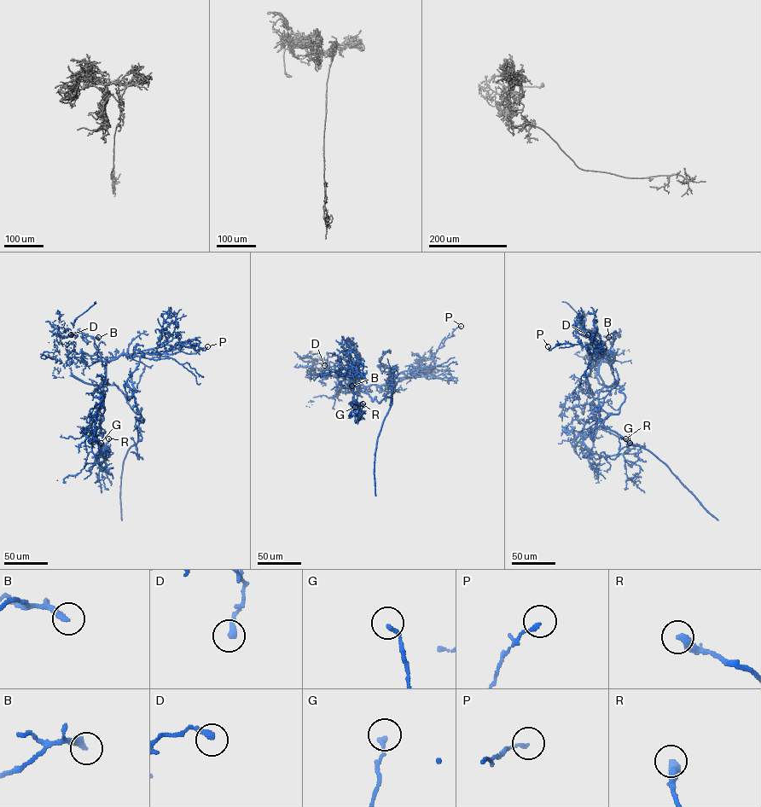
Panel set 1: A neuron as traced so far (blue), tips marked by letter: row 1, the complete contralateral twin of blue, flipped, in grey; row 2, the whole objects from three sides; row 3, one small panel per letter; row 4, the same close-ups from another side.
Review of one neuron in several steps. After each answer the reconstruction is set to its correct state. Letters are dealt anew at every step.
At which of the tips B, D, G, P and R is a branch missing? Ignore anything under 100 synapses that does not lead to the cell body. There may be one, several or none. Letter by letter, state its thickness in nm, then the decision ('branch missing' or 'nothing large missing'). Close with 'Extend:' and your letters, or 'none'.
B: 280 nm thick; nothing large missing
D: 300 nm thick; nothing large missing
G: 200 nm thick; nothing large missing
P: 150 nm thick; nothing large missing
R: 400 nm thick; nothing large missing
Extend: none

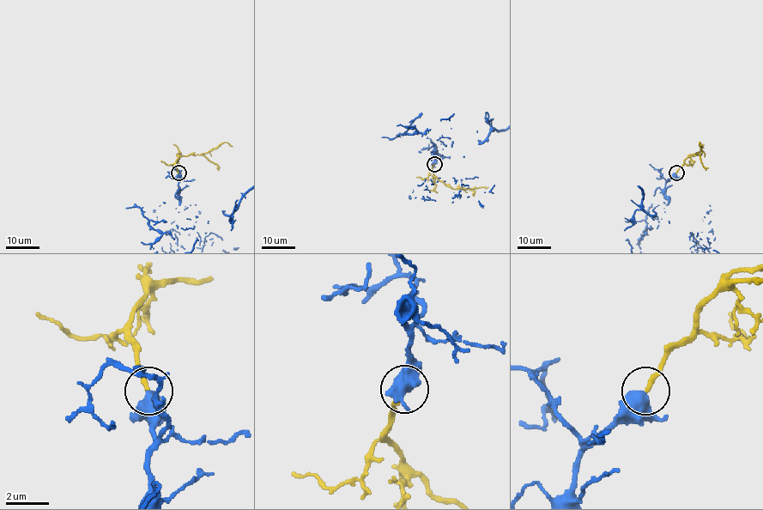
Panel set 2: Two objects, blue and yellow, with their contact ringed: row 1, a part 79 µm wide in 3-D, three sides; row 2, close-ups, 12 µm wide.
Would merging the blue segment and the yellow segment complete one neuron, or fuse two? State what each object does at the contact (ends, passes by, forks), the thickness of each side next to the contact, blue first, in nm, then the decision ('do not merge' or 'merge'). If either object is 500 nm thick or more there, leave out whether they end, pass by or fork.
calibres 700 and 220 nm; merge

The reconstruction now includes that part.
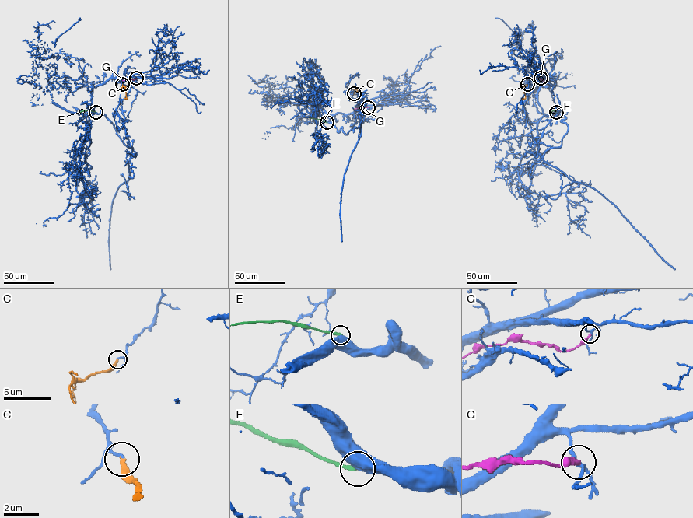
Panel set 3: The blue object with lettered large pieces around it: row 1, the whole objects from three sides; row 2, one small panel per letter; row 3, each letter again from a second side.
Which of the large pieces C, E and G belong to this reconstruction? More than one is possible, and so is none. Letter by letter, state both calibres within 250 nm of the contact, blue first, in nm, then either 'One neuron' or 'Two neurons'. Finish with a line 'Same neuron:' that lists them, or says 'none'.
C: Thickness 160 nm (blue) against 320 nm. Two neurons
E: Thickness 700 nm (blue) against 240 nm. Two neurons
G: Thickness 180 nm (blue) against 280 nm. Two neurons
Same neuron: none

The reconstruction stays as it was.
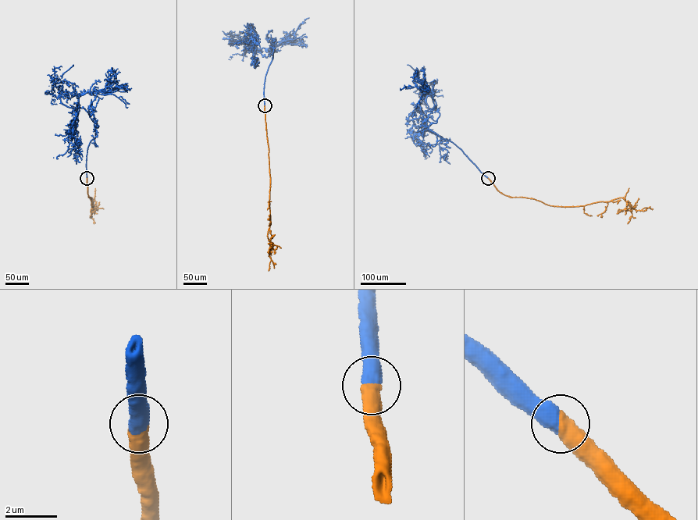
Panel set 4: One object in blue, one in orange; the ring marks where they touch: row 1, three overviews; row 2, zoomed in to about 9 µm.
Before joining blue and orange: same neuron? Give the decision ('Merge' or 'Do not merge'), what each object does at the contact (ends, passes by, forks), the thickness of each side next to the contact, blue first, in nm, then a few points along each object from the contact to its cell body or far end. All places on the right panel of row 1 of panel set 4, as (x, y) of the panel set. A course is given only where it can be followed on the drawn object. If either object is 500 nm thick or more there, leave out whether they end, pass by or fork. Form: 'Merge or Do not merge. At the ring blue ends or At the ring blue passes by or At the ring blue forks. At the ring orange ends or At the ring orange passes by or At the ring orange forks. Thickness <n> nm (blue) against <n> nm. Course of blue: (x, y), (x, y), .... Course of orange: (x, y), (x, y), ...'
Merge. Thickness 600 nm (blue) against 600 nm. Course of blue: (488, 178), (460, 149), (428, 128), (439, 114), (426, 102), (430, 92), (416, 87), (400, 88). Course of orange: (488, 178), (505, 195), (533, 198), (550, 205), (583, 205), (621, 197), (637, 210), (646, 208), (653, 208)

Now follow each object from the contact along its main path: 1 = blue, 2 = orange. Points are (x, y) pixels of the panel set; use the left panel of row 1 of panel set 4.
1: (87, 178), (87, 149), (97, 123), (83, 108), (76, 108), (78, 95), (114, 91), (117, 87), (131, 88)
2: (87, 178), (87, 194), (93, 206), (90, 198), (92, 198), (93, 210), (90, 208)

